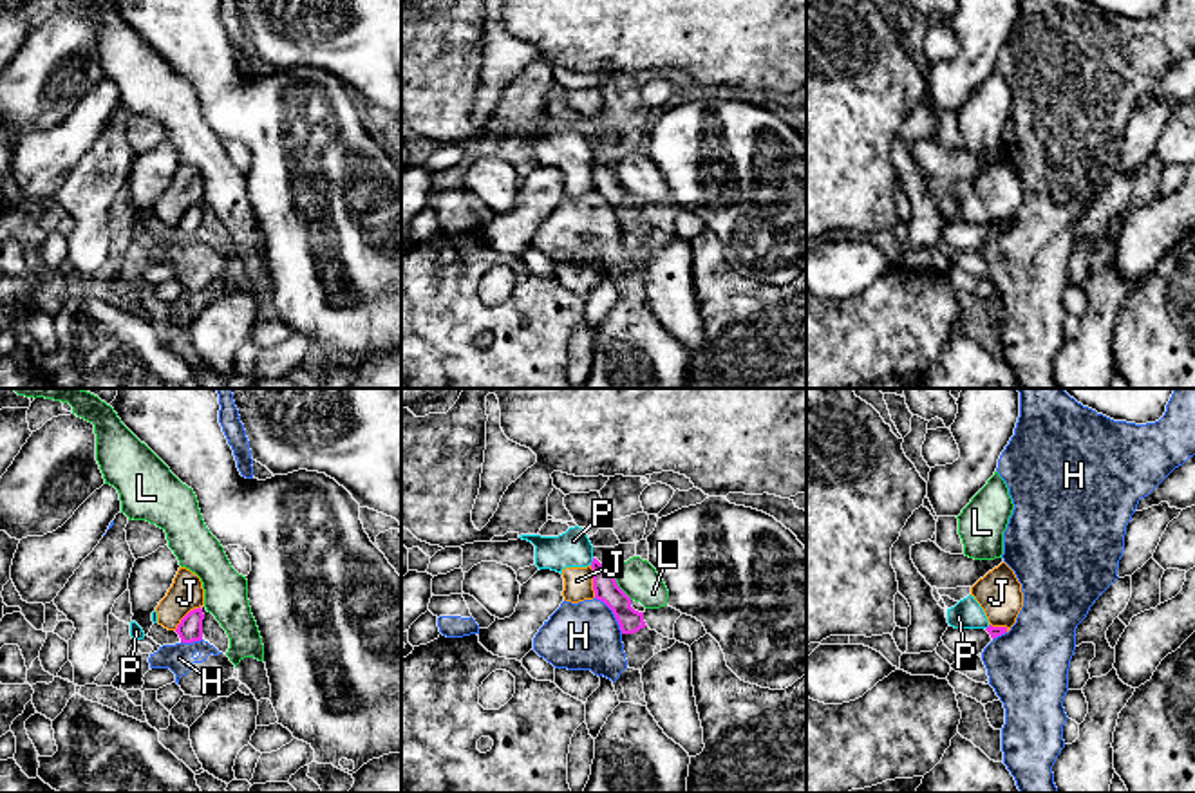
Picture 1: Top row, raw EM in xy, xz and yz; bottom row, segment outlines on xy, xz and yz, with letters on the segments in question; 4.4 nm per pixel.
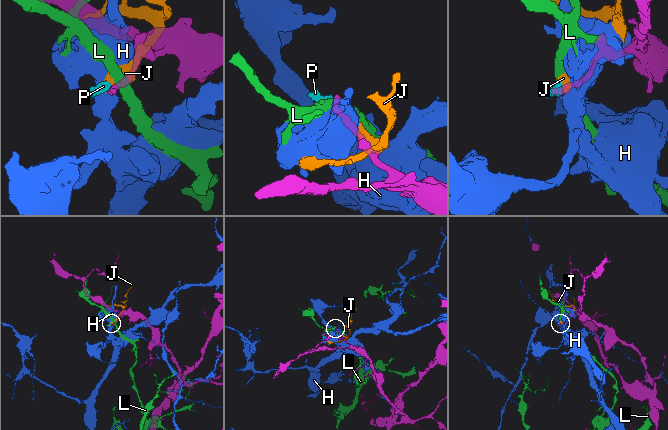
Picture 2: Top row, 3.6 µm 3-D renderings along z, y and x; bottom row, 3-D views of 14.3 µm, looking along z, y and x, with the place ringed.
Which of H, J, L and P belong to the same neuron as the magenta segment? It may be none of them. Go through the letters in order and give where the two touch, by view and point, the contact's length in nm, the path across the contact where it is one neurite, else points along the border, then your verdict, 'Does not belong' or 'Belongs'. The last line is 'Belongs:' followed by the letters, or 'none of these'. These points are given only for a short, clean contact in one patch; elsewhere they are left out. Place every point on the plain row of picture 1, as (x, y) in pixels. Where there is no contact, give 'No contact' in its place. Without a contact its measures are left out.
H: Touches magenta at xz (613, 208). Shared border 200 nm. Does not belong
J: Touches magenta at xz (593, 177). Shared border 150 nm. Does not belong
L: Touches magenta at xz (619, 183). Shared border 140 nm. Boundary: xz (611, 170), (631, 194). Does not belong
P: Touches magenta at xz (592, 158). Shared border 40 nm. Boundary: xz (593, 154), (590, 159). Does not belong
Belongs: none of these

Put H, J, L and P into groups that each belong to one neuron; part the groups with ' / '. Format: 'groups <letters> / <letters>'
groups H / J P / L

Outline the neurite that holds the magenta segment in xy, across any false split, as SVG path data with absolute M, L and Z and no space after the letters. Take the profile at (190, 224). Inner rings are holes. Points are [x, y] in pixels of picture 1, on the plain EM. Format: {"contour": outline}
{"contour": "M202 204L190 206L181 219L177 220L175 228L179 229L183 238L193 238L202 235Z"}

